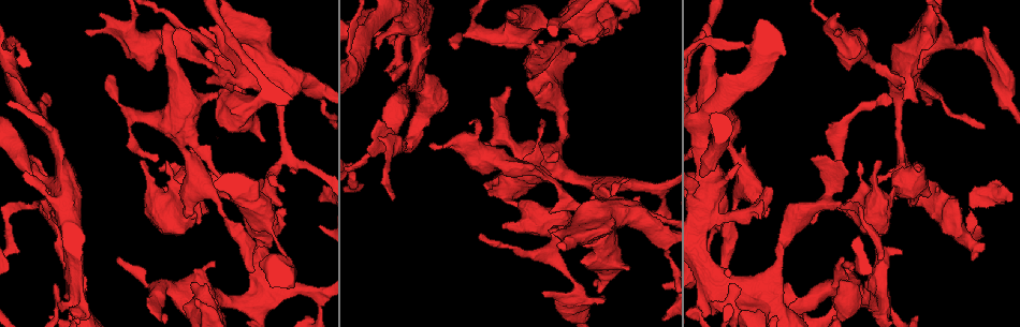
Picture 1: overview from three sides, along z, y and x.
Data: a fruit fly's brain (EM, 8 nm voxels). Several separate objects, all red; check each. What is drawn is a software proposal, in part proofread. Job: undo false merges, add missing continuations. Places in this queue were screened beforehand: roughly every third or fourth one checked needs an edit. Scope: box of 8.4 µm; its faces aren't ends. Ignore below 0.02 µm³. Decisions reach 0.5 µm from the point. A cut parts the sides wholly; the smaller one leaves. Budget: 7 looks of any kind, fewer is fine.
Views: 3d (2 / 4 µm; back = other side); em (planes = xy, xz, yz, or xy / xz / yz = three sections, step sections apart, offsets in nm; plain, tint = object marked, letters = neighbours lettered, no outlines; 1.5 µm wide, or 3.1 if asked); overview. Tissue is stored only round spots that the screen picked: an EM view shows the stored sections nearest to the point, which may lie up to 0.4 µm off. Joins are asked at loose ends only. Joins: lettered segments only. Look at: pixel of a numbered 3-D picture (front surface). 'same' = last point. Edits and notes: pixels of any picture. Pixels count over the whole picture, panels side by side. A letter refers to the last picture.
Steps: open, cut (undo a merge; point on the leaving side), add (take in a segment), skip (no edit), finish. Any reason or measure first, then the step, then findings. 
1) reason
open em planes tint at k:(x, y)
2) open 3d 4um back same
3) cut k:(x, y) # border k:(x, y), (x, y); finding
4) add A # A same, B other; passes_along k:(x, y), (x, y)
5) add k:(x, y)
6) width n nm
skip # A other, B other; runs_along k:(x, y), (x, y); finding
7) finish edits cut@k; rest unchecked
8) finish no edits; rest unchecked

open 3d 2um at 1:(902, 253)

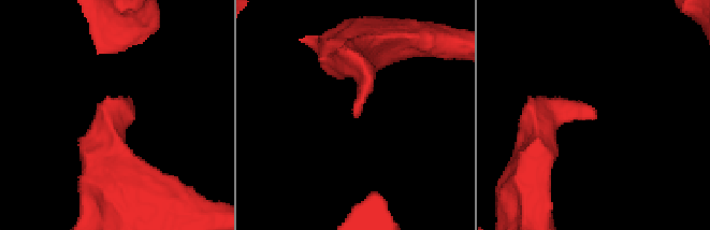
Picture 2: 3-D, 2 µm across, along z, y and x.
open em xz step 4 letters at 2:(357, 115)

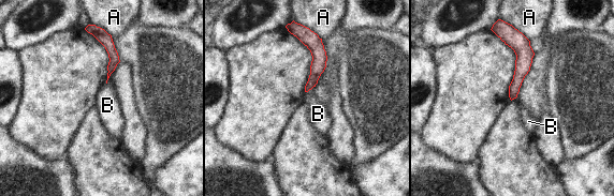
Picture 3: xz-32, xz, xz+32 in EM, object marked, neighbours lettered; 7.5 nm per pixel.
skip # A other, B other; runs_along 3:(510, 34), (522, 47), (513, 95); none of them fits

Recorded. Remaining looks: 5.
sharp bend
open 3d 4um at 1:(54, 317)

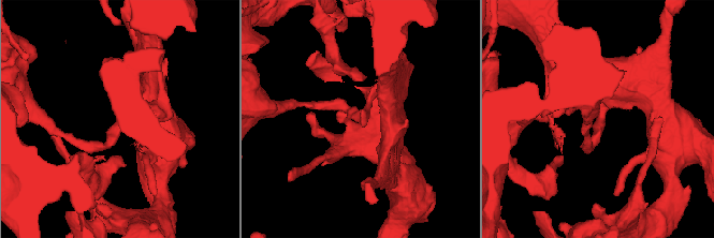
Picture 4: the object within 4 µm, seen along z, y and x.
open em planes plain at 4:(601, 118)

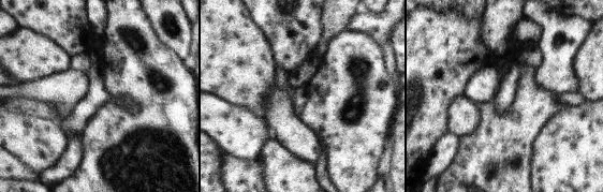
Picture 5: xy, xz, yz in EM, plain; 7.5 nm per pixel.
see the neighbours
open em planes letters same

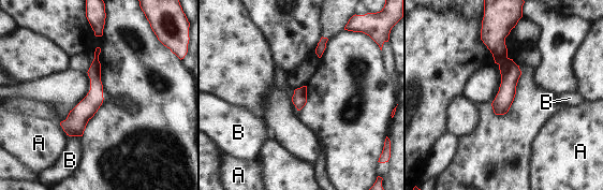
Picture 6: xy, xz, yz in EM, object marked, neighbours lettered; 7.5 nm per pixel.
width 140 nm
cut 6:(510, 71) # A other, B other; border 6:(508, 58), (498, 63); two cells meet here

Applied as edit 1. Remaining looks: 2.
an open end
open 3d 4um at 1:(603, 300)

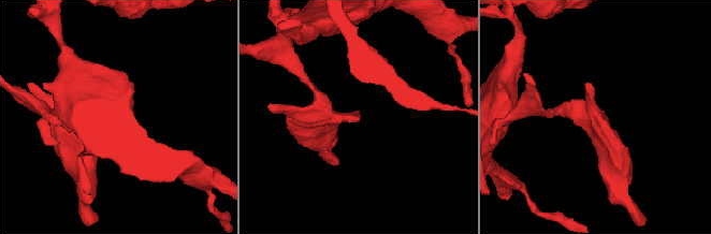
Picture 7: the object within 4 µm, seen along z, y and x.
open em planes letters at 7:(354, 117)

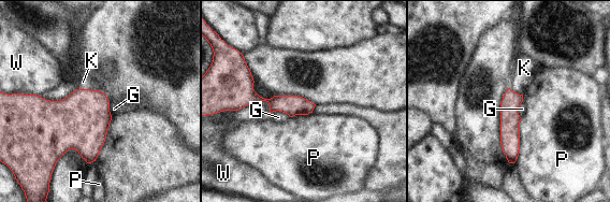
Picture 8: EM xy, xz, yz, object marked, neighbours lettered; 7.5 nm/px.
width 150 nm
skip # G other, K other, P other, W other; no lettered segment goes on from it

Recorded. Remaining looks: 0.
finish edits cut@6; rest unchecked

